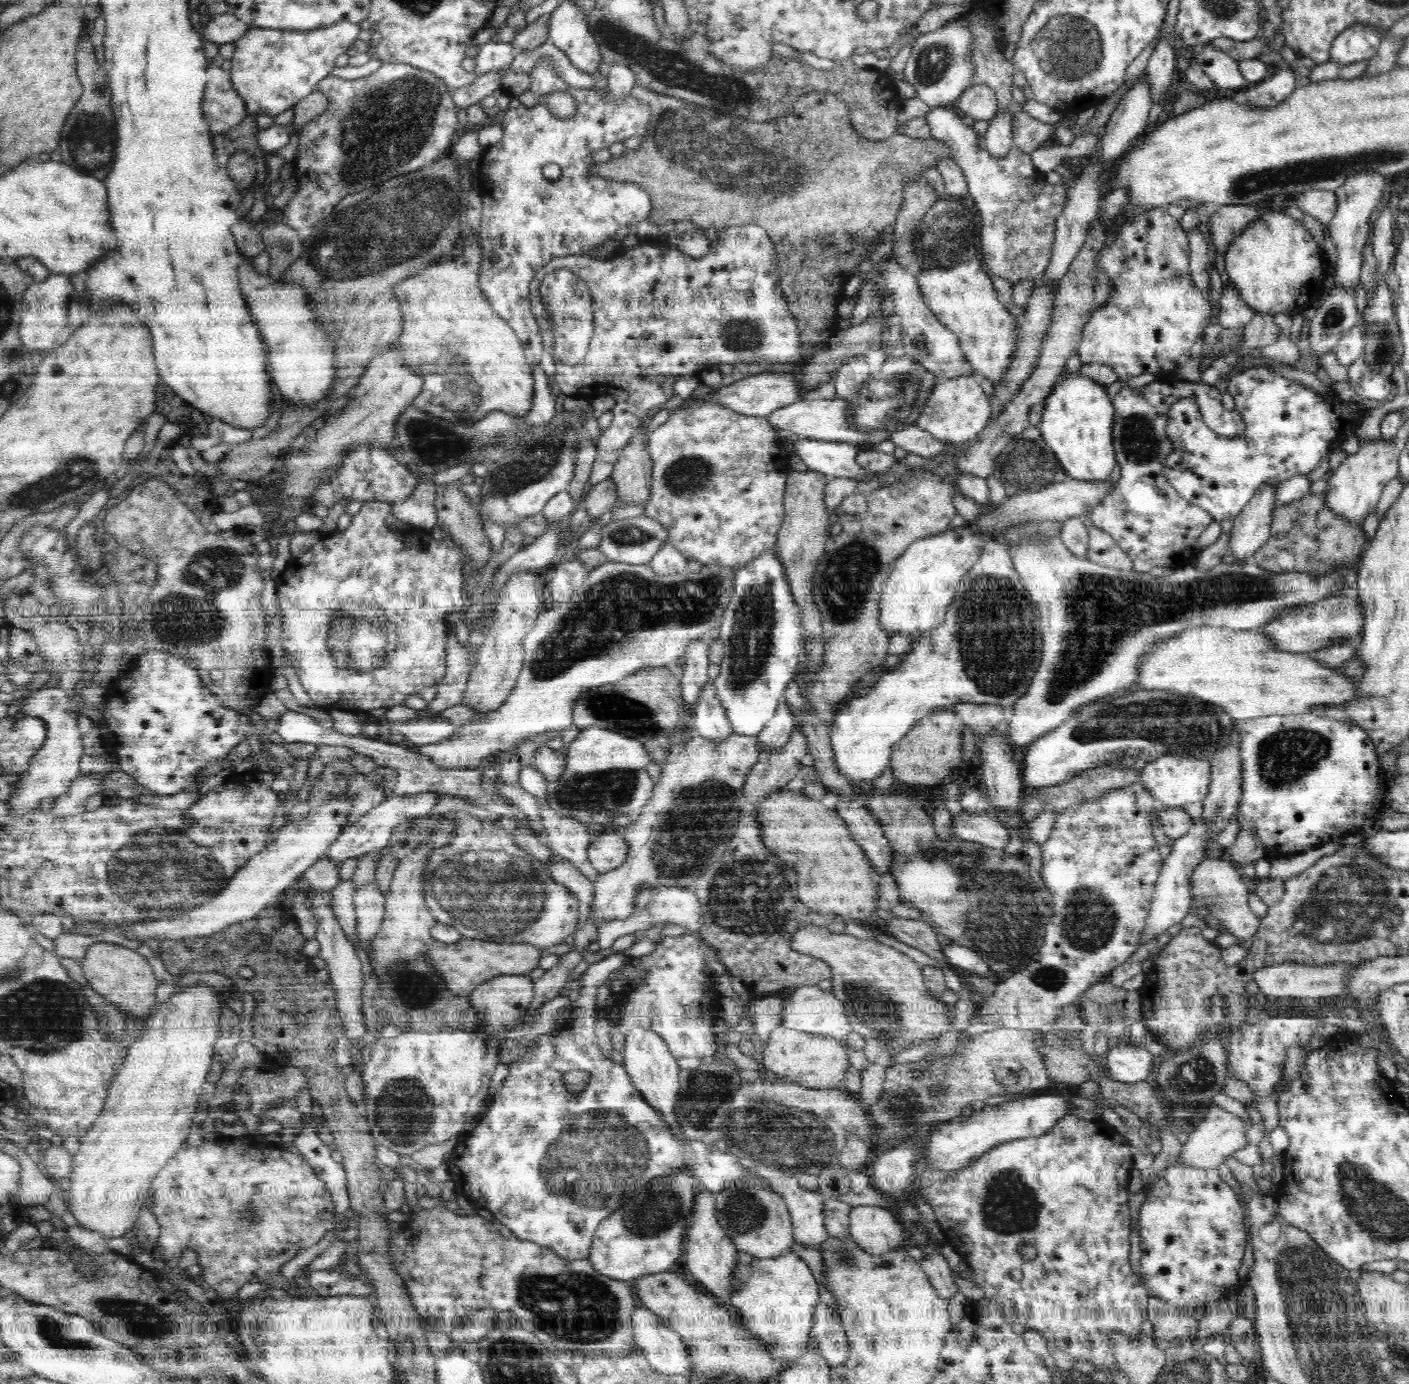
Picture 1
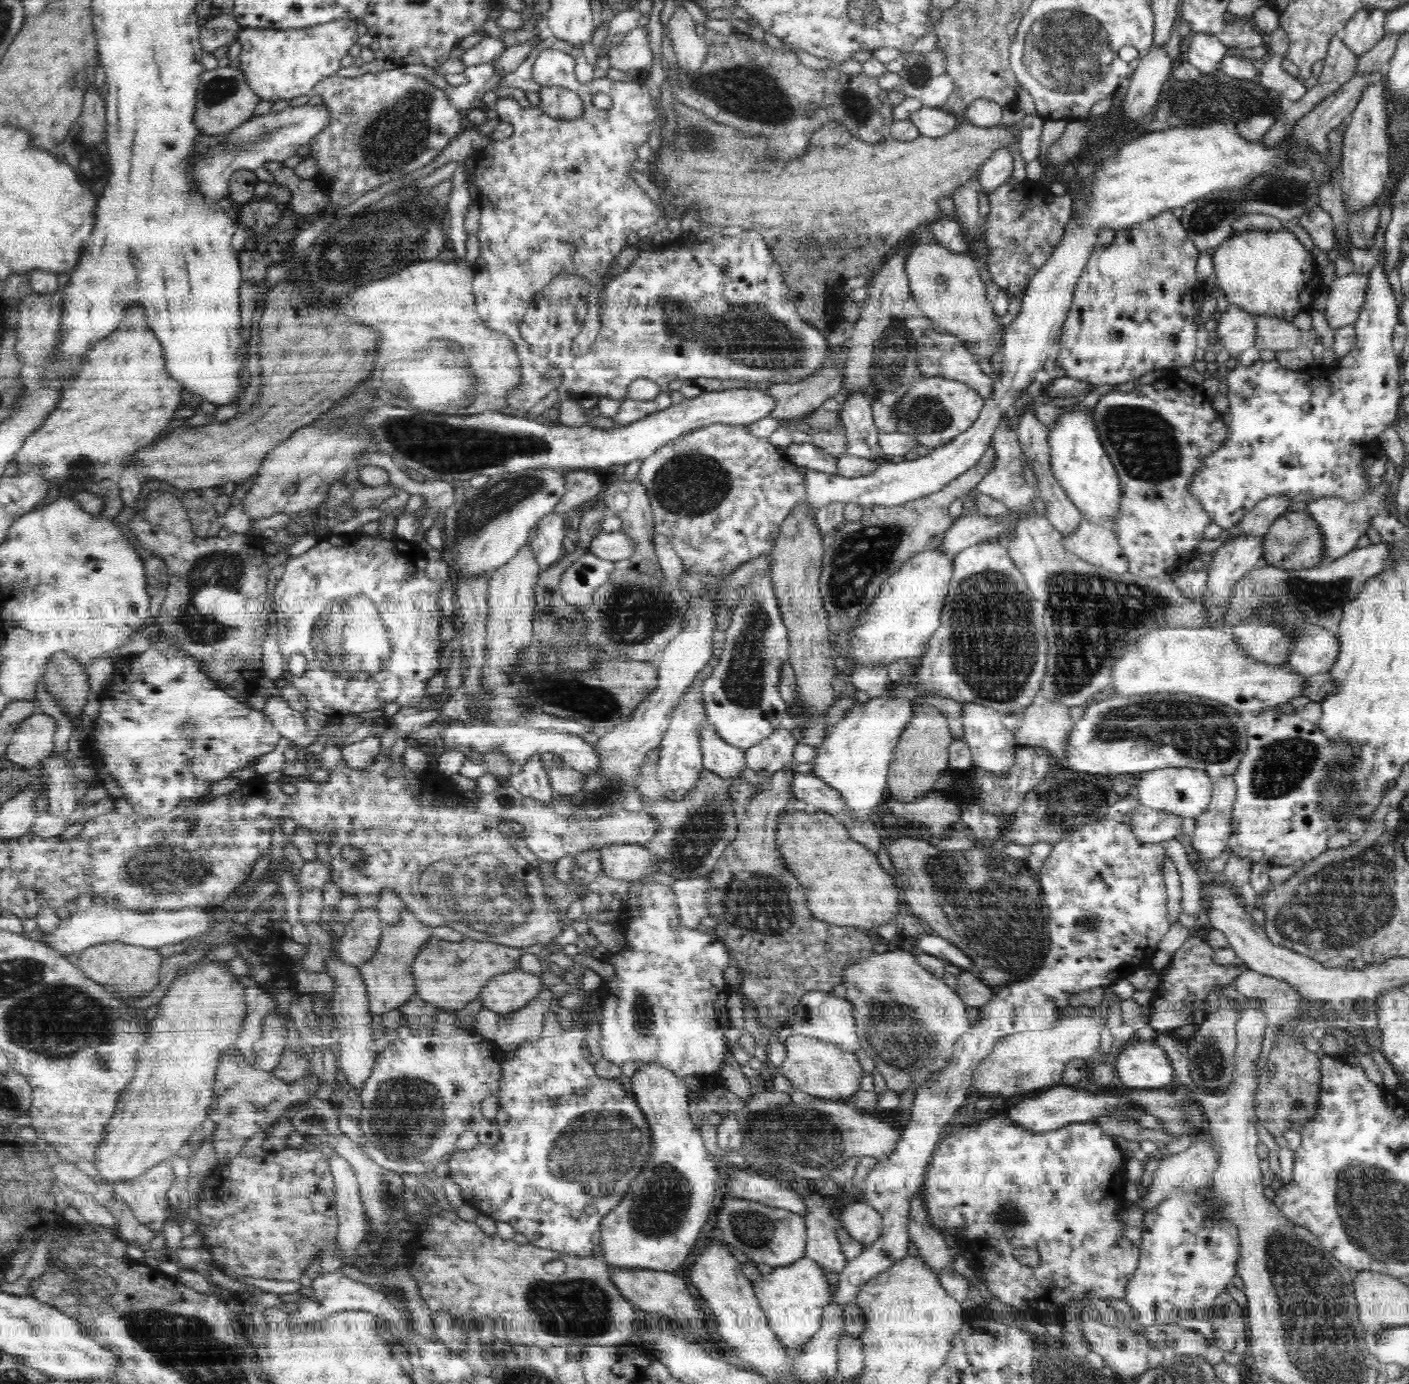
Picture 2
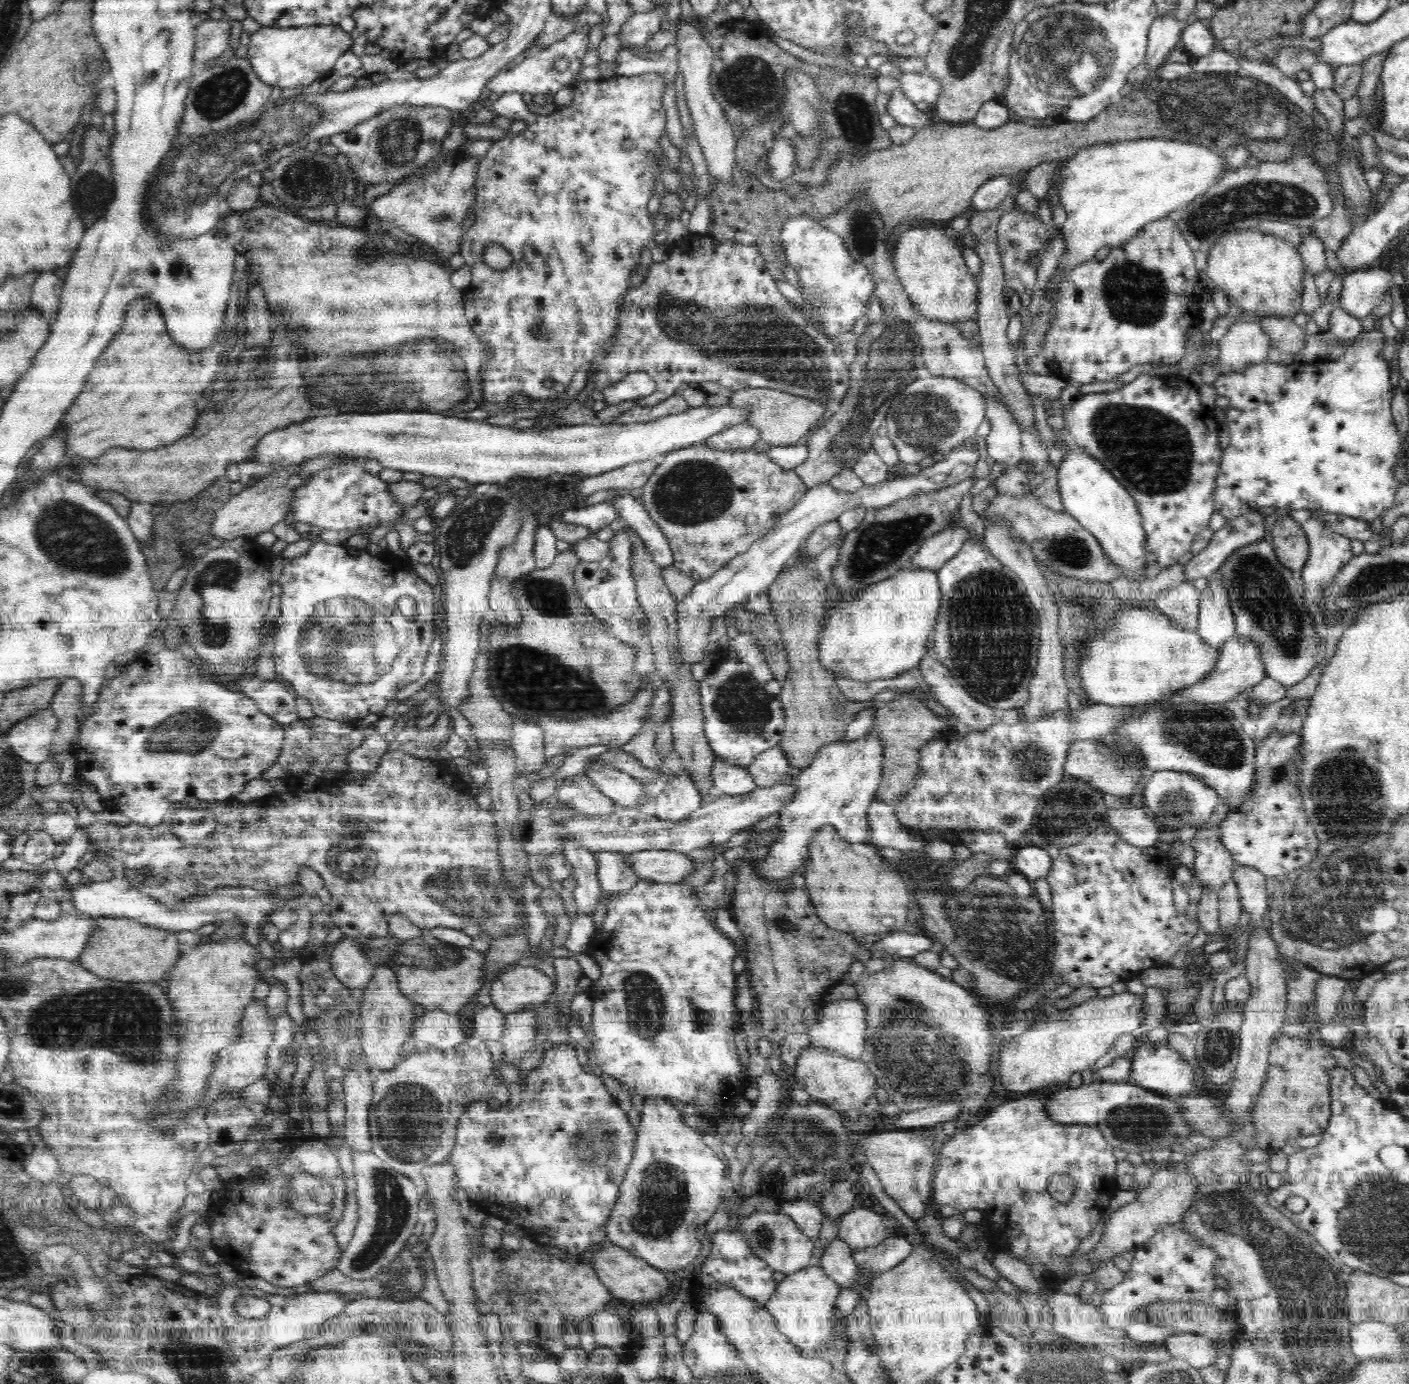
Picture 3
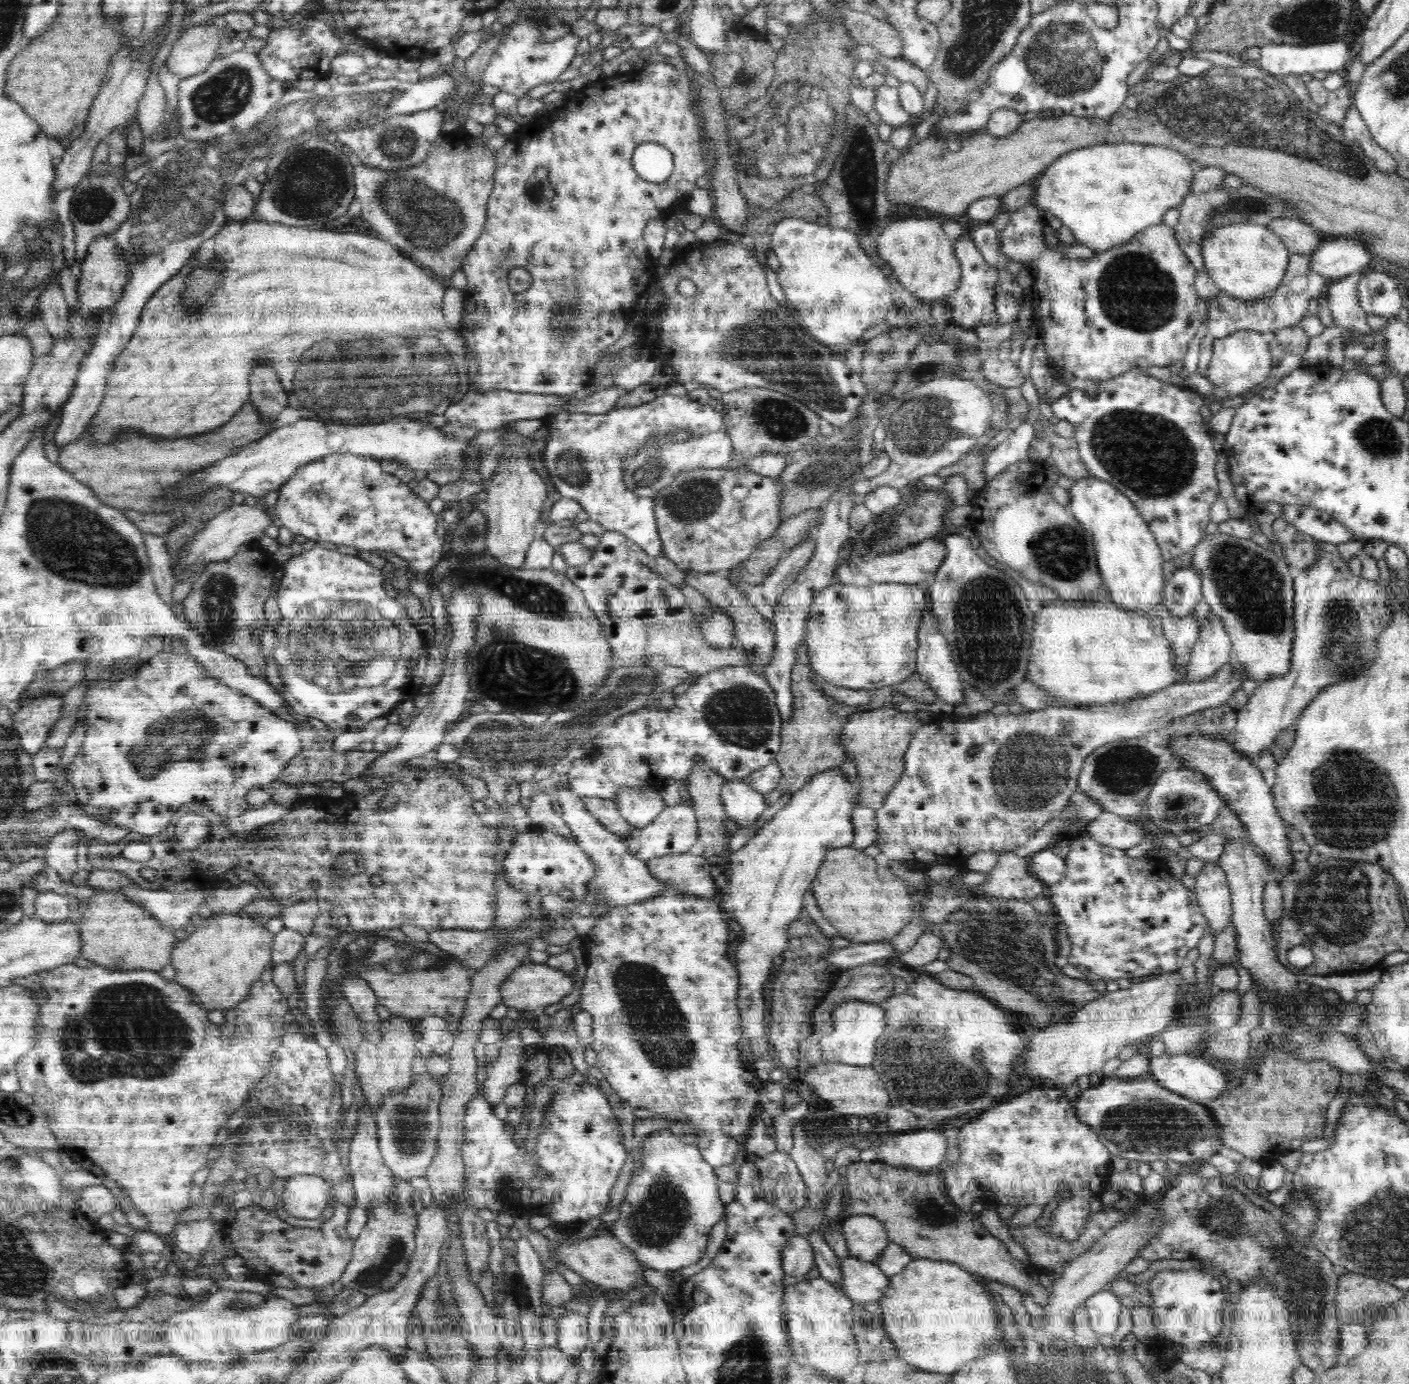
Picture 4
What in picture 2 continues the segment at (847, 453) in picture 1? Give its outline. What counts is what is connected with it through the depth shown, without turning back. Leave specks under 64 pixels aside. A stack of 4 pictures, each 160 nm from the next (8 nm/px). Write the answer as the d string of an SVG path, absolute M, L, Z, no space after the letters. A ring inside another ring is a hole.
M808 441L803 444L792 443L783 449L783 452L788 462L797 468L805 467L812 471L834 474L838 468L838 459L834 459L832 455L824 453Z

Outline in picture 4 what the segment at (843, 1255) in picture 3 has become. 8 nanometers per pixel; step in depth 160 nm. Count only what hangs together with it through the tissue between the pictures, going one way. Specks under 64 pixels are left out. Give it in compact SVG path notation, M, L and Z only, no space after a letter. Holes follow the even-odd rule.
M849 1255L840 1260L842 1267L842 1290L854 1303L879 1302L884 1296L889 1276L874 1263L864 1262Z

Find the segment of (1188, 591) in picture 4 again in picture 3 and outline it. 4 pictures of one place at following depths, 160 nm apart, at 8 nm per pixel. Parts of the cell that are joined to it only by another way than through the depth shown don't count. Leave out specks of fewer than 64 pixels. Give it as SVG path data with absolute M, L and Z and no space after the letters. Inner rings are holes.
M1250 510L1238 518L1228 519L1226 526L1214 533L1207 547L1184 566L1183 582L1193 583L1196 578L1208 579L1232 552L1242 548L1242 545L1262 539L1265 518L1261 511Z

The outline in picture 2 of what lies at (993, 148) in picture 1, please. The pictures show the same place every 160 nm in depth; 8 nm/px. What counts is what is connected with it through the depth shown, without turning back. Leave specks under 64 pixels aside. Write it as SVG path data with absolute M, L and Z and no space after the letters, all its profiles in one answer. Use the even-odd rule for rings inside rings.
M998 148L996 152L992 152L992 156L982 164L979 173L981 191L990 194L1006 184L1013 176L1013 162L1014 157L1008 148Z

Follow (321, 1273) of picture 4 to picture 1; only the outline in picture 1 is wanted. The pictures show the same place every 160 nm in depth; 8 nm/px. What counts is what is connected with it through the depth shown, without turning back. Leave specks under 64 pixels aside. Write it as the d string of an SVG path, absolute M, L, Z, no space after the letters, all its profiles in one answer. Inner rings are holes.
M208 1136L198 1146L188 1146L186 1142L186 1146L166 1162L164 1168L152 1179L149 1200L145 1206L156 1215L156 1219L160 1223L161 1232L156 1239L160 1252L164 1253L164 1256L168 1259L182 1254L186 1248L191 1248L198 1257L198 1264L203 1270L202 1276L206 1284L210 1284L210 1288L217 1294L213 1302L217 1305L221 1300L236 1296L238 1290L244 1284L259 1282L279 1274L282 1266L286 1262L290 1262L296 1254L300 1254L300 1250L318 1244L324 1238L324 1234L328 1230L332 1230L332 1224L334 1224L335 1220L334 1201L331 1199L330 1192L326 1189L325 1183L319 1179L315 1170L308 1164L308 1161L296 1149L289 1151L272 1148L272 1156L266 1156L258 1148L248 1148L244 1144L218 1144L218 1138L213 1136Z

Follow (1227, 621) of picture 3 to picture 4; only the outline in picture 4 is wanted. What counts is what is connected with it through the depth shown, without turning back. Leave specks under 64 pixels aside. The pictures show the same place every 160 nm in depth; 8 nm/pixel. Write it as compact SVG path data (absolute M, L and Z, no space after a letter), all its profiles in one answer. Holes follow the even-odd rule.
M1210 613L1190 652L1190 660L1182 681L1196 682L1216 674L1218 668L1232 660L1231 644L1231 638L1225 631L1223 622L1215 614Z

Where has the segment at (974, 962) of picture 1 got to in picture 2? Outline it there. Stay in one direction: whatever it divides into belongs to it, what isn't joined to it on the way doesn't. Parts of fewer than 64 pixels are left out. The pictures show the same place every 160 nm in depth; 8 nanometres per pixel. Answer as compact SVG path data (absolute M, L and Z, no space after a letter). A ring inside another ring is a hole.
M933 933L916 939L914 948L918 948L920 952L941 958L944 962L951 963L960 970L970 971L973 968L972 958L966 956L964 951L952 945L948 940Z

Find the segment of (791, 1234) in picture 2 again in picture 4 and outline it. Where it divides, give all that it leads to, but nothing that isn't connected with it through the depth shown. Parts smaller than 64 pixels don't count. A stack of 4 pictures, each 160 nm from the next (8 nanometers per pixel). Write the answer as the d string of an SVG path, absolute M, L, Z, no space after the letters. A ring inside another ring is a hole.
M798 1234L786 1240L782 1250L782 1269L796 1278L804 1277L815 1266L815 1256L810 1241Z

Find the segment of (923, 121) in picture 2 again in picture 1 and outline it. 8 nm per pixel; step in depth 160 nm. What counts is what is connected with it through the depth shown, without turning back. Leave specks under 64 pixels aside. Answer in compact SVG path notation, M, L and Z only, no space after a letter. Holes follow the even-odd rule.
M931 107L925 119L931 138L950 147L968 181L969 196L975 202L982 223L984 266L990 274L1012 284L1028 278L1038 279L1052 256L1056 221L1064 210L1067 189L1062 184L1047 183L1045 172L1036 169L1031 155L1016 146L1010 148L1006 158L991 158L986 149L978 147L978 134L962 122L954 109Z

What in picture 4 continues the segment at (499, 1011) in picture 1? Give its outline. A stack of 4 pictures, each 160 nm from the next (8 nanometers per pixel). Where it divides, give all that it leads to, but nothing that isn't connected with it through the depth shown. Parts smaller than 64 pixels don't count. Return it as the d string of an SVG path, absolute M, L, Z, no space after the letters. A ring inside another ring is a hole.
M526 964L518 966L512 975L502 984L502 1003L508 1008L521 1011L541 1011L550 1004L560 1002L564 996L572 994L574 978L562 970L555 970L550 964Z

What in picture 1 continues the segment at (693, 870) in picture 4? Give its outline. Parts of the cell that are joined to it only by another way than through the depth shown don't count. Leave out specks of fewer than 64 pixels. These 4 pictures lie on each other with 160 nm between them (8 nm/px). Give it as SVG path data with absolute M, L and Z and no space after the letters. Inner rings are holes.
M605 830L594 834L588 846L588 858L600 873L610 872L624 864L628 856L628 843L621 836L622 830Z

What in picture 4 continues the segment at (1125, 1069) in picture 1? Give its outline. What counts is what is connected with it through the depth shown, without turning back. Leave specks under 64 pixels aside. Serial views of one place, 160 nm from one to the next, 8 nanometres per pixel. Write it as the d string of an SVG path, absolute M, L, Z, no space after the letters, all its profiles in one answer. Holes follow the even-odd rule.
M1163 1054L1161 1057L1149 1056L1150 1066L1148 1066L1148 1076L1156 1079L1156 1083L1164 1088L1182 1095L1194 1102L1206 1105L1216 1098L1228 1093L1230 1078L1226 1076L1226 1070L1214 1066L1212 1062L1202 1057L1189 1056L1186 1054L1168 1055Z

